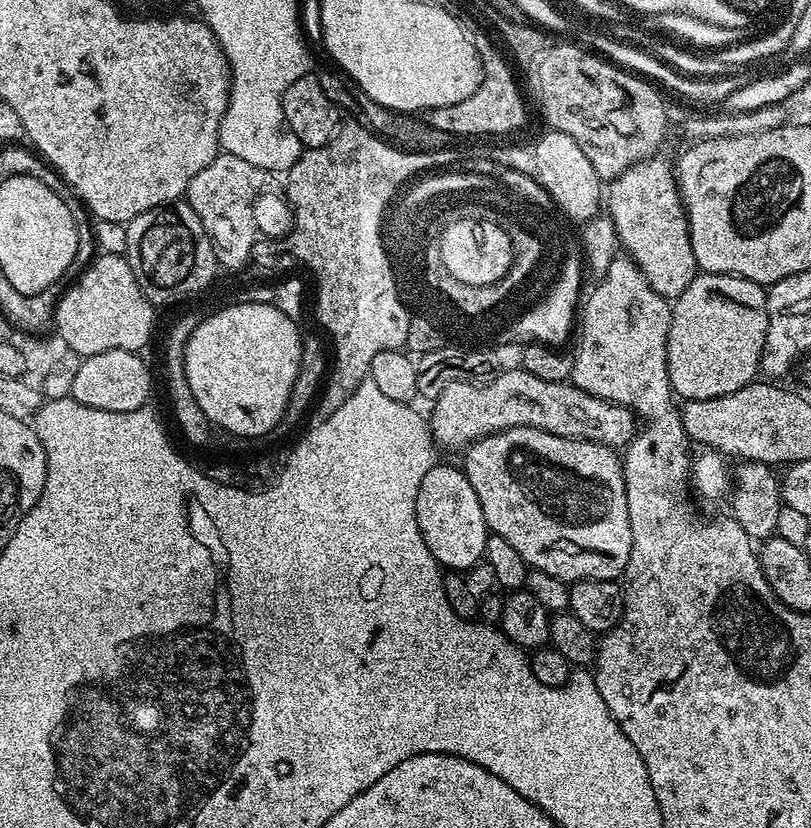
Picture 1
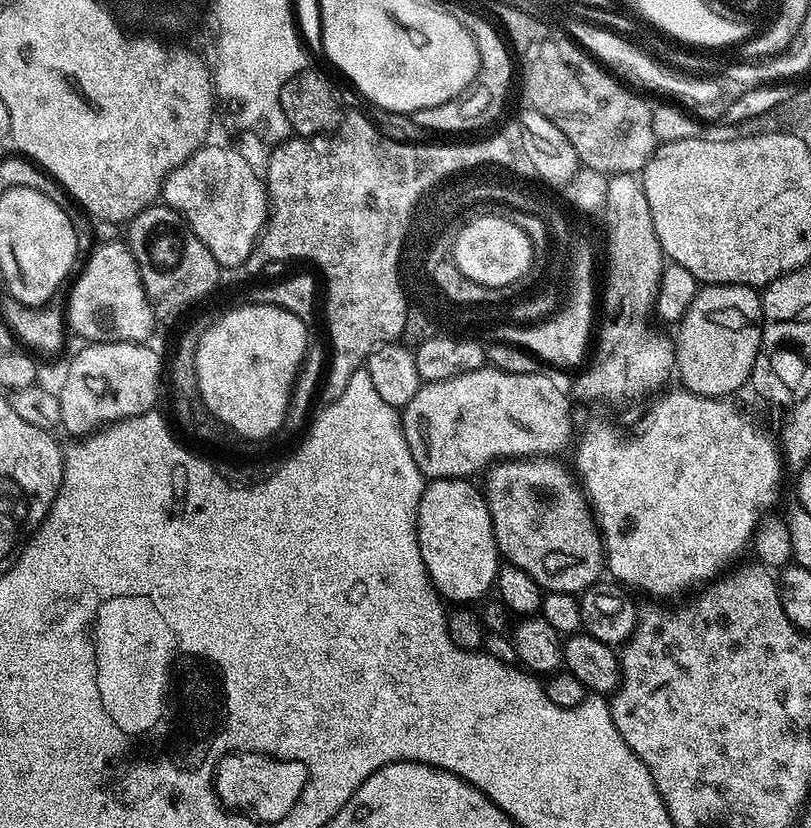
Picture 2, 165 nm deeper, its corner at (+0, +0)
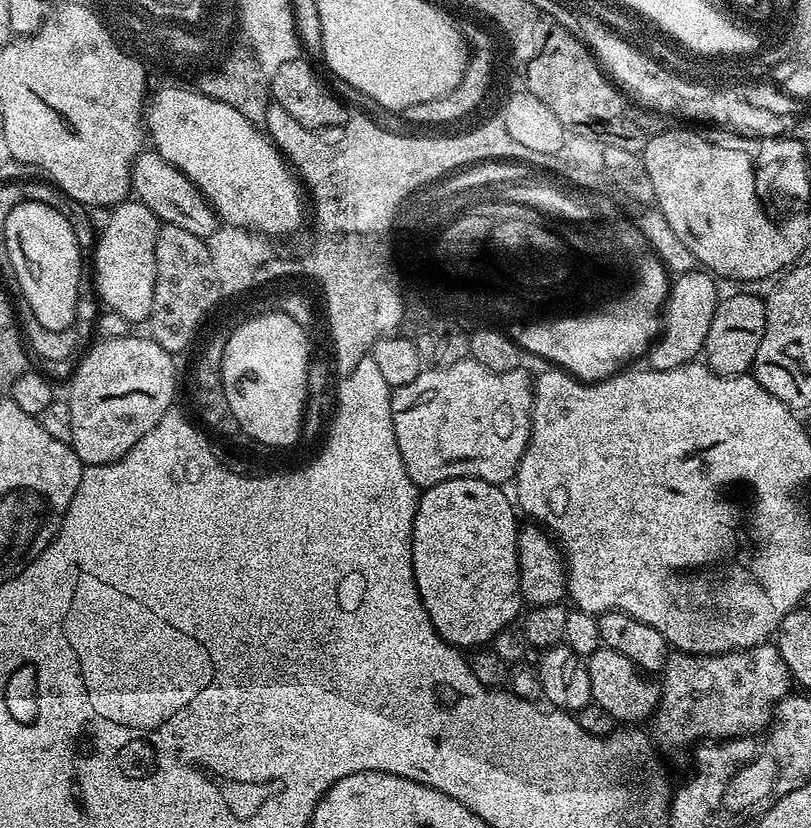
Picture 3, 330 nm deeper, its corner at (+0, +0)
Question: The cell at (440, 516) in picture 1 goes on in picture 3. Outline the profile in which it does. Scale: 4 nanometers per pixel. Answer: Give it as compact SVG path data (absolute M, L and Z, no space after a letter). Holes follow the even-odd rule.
M450 478L420 493L412 523L414 582L434 630L453 648L475 650L491 645L492 639L522 612L516 549L518 512L509 493L507 496L504 491L501 485L482 482L478 478Z

